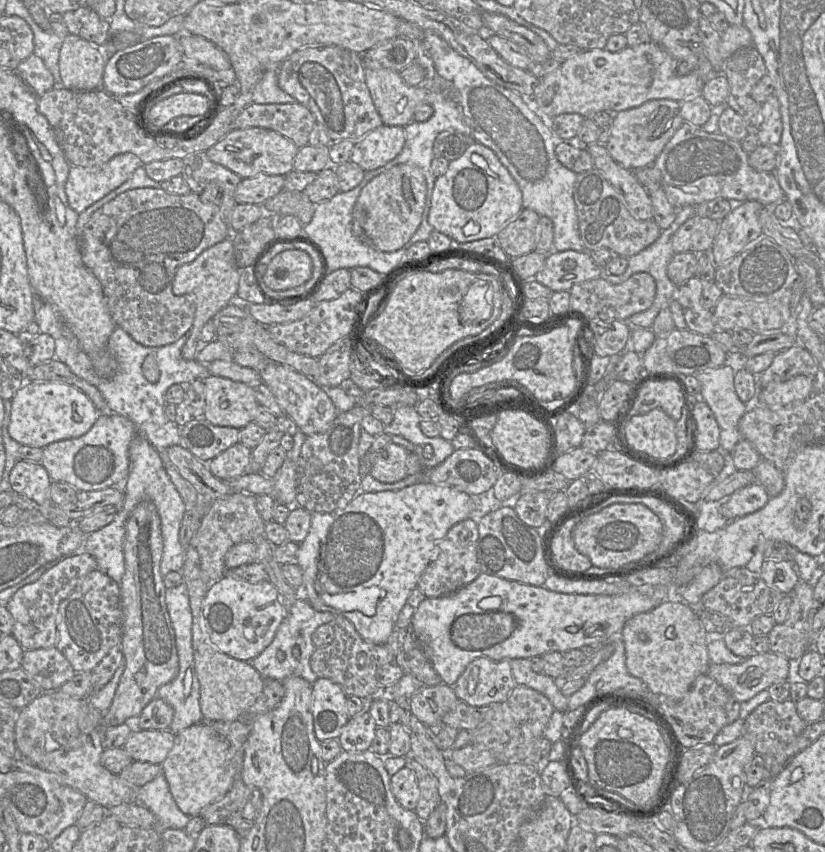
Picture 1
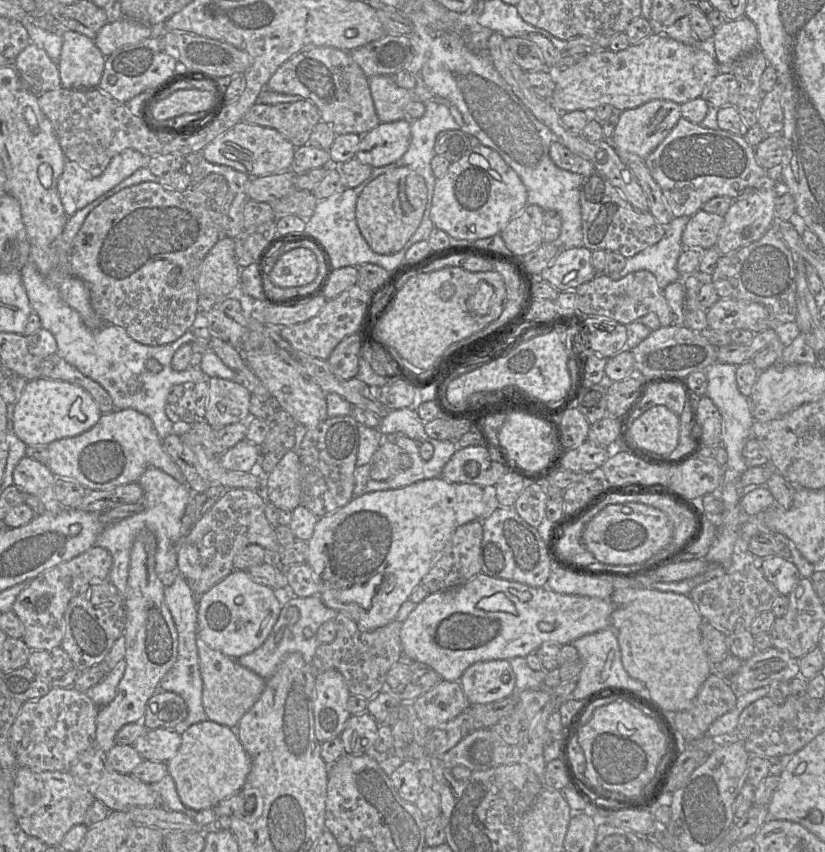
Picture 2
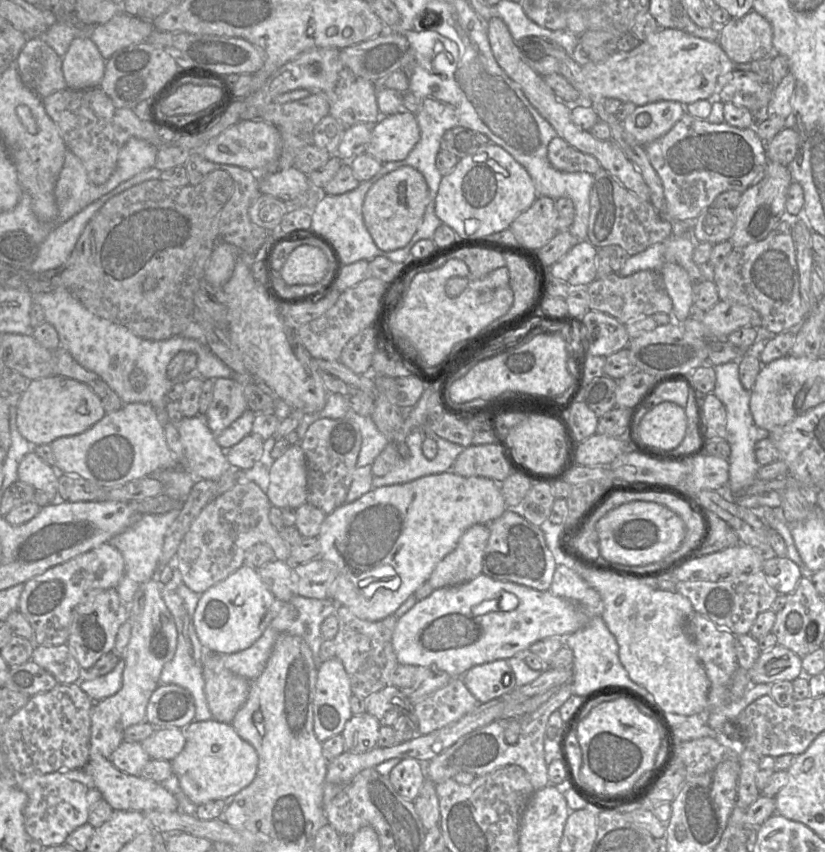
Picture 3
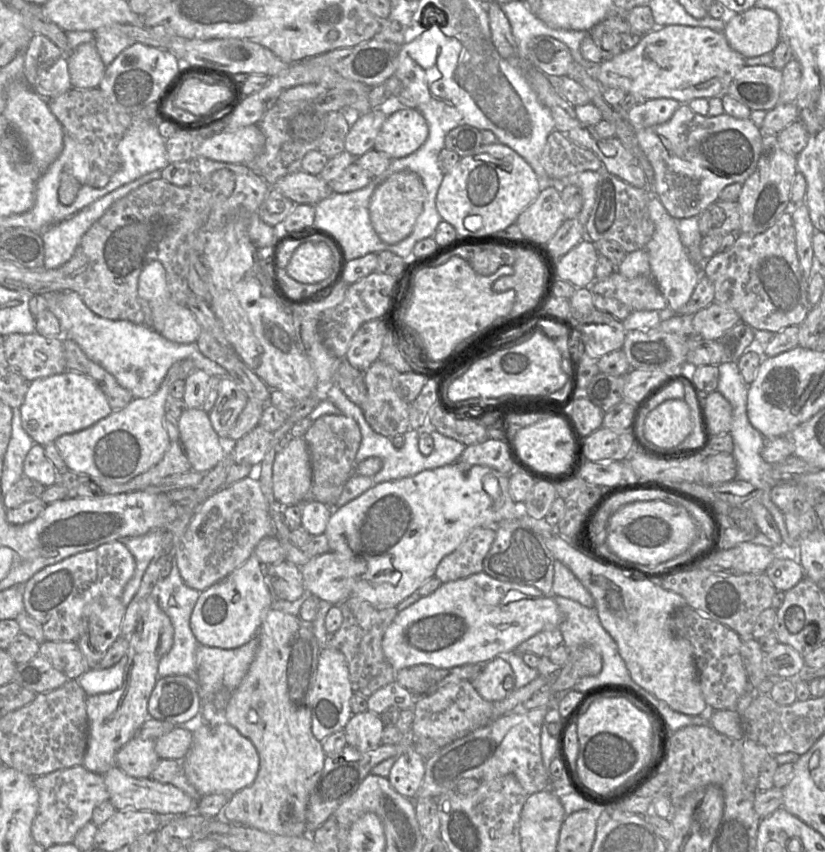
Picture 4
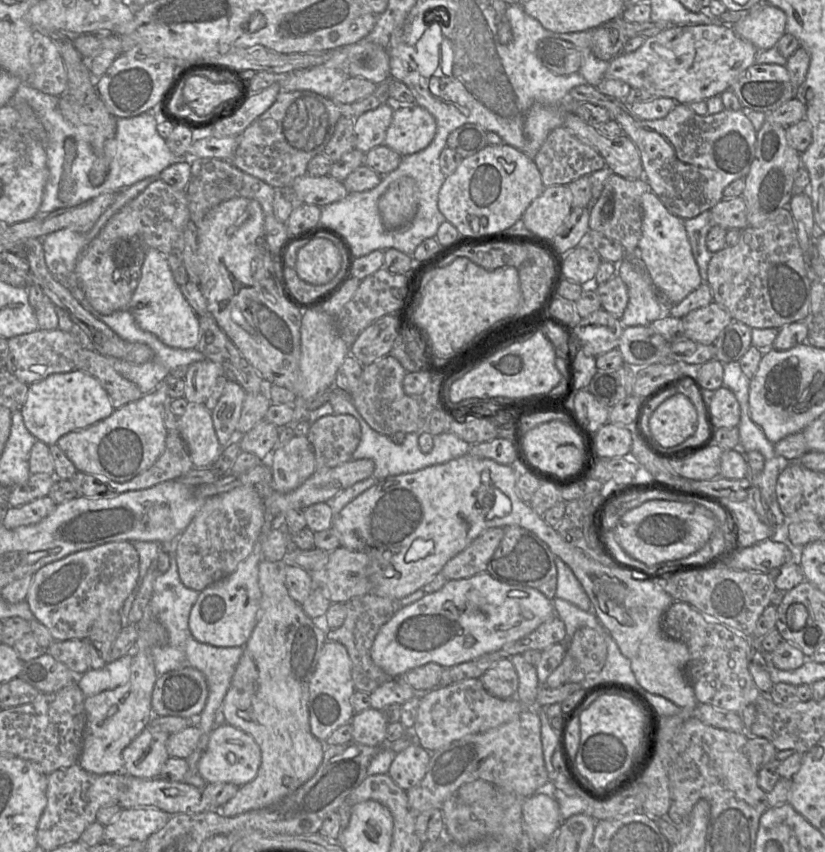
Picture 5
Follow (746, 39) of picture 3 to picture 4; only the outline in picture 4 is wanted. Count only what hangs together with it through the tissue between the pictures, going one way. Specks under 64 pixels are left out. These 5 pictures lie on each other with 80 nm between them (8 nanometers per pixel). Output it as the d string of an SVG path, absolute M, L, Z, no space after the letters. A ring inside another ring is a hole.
M753 7L728 16L724 35L729 46L745 59L773 53L780 41L780 18L772 10Z

